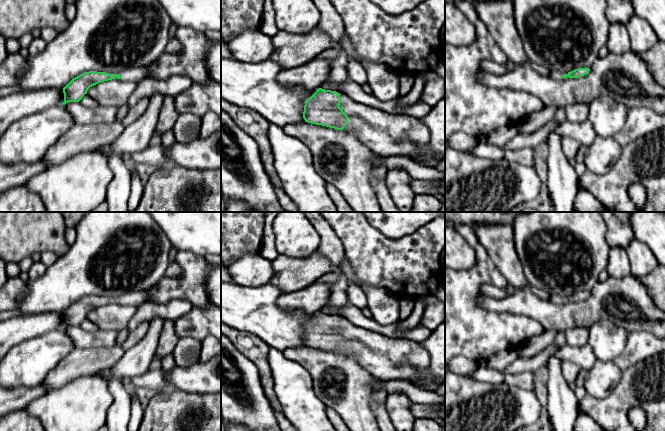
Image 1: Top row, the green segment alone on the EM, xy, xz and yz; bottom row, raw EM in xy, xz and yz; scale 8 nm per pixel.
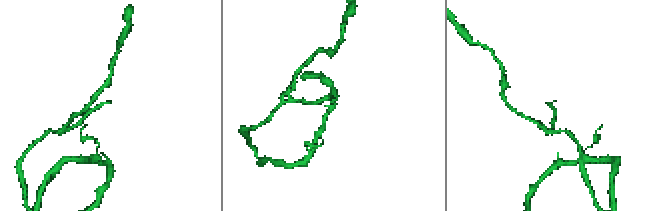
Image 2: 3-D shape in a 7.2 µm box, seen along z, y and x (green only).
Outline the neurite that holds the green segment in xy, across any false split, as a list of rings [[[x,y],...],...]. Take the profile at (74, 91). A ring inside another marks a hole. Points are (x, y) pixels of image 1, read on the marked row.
[[[148,66],[145,67],[129,67],[123,69],[117,74],[109,74],[106,72],[89,71],[73,78],[64,88],[64,102],[79,102],[82,97],[87,94],[90,87],[108,80],[132,81],[139,83],[149,78]]]

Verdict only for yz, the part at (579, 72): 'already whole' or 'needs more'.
needs more

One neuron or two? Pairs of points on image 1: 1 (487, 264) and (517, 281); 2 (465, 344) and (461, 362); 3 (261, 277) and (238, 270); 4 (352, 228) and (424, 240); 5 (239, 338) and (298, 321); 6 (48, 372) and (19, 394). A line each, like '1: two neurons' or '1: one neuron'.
1: two neurons
2: two neurons
3: one neuron
4: one neuron
5: two neurons
6: two neurons

